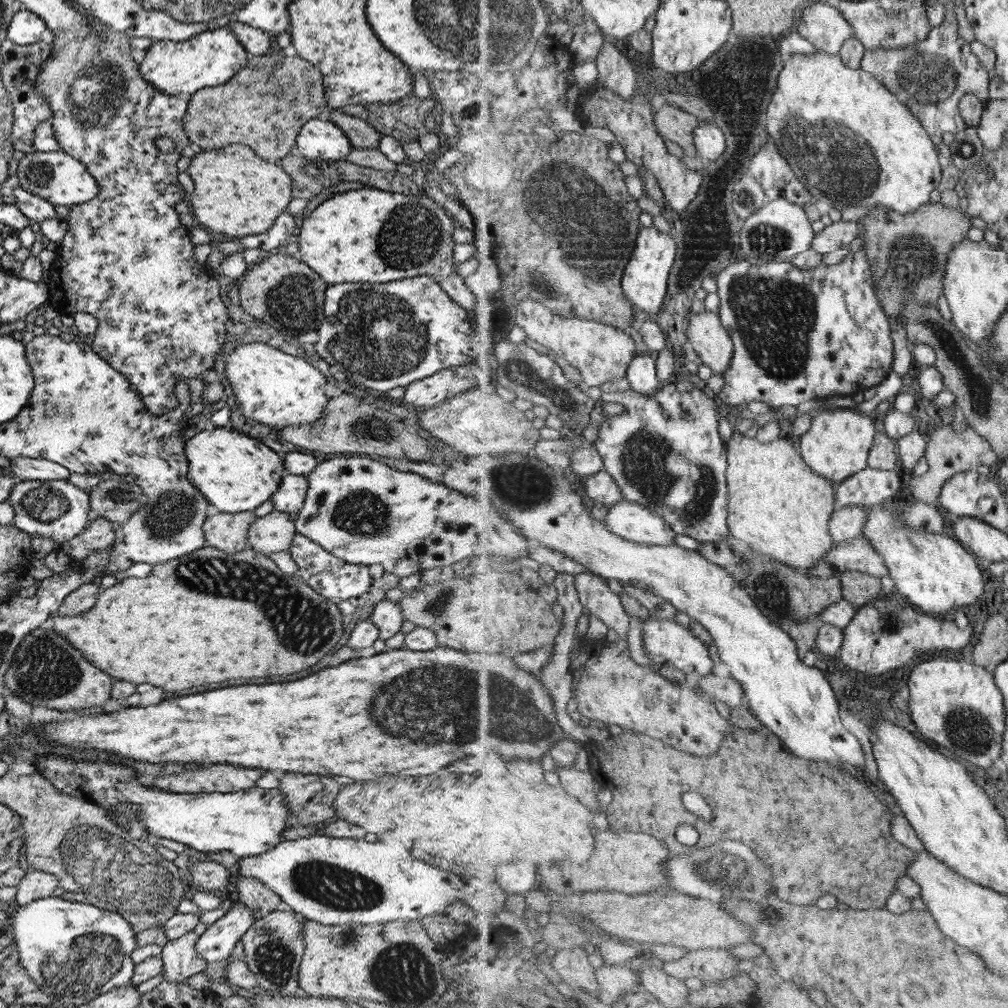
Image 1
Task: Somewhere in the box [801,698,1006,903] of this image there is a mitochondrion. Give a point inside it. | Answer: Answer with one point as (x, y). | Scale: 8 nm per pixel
(965, 729)

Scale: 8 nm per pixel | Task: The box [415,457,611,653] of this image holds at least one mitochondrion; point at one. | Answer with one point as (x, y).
(522, 487)

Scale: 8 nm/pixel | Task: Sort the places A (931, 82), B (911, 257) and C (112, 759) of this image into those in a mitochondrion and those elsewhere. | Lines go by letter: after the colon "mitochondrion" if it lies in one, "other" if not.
A: mitochondrion
B: mitochondrion
C: other

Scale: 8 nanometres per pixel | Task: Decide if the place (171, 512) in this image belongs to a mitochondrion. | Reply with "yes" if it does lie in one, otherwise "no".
yes

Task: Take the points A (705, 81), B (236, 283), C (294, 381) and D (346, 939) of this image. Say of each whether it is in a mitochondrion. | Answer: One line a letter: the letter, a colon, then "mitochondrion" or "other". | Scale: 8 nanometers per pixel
A: other
B: other
C: other
D: mitochondrion

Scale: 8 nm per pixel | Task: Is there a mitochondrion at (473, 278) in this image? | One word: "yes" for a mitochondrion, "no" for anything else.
no

